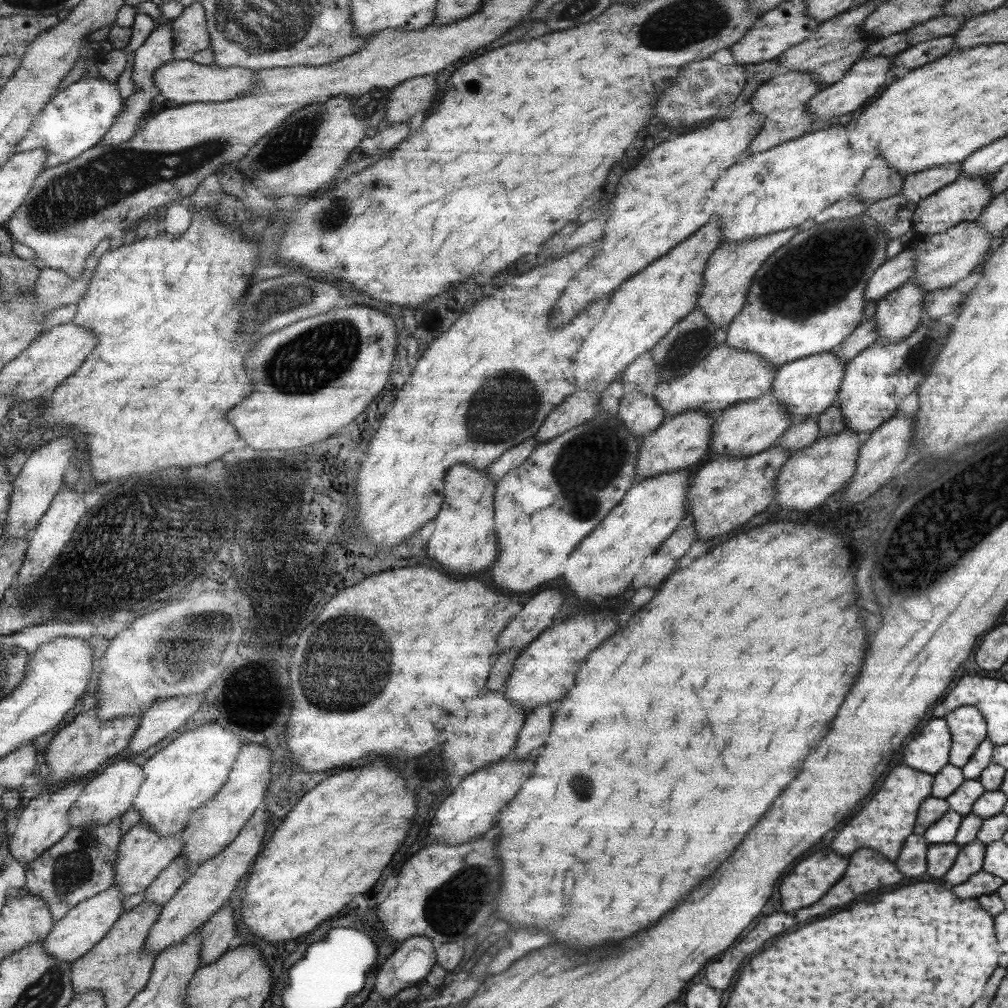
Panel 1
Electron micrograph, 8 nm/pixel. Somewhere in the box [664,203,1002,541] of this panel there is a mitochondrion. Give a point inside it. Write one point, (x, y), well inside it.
(858, 274)

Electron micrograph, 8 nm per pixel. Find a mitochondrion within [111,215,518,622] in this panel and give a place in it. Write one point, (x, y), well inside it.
(303, 365)

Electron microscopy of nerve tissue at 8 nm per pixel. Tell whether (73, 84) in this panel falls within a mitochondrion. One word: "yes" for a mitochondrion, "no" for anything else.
no

